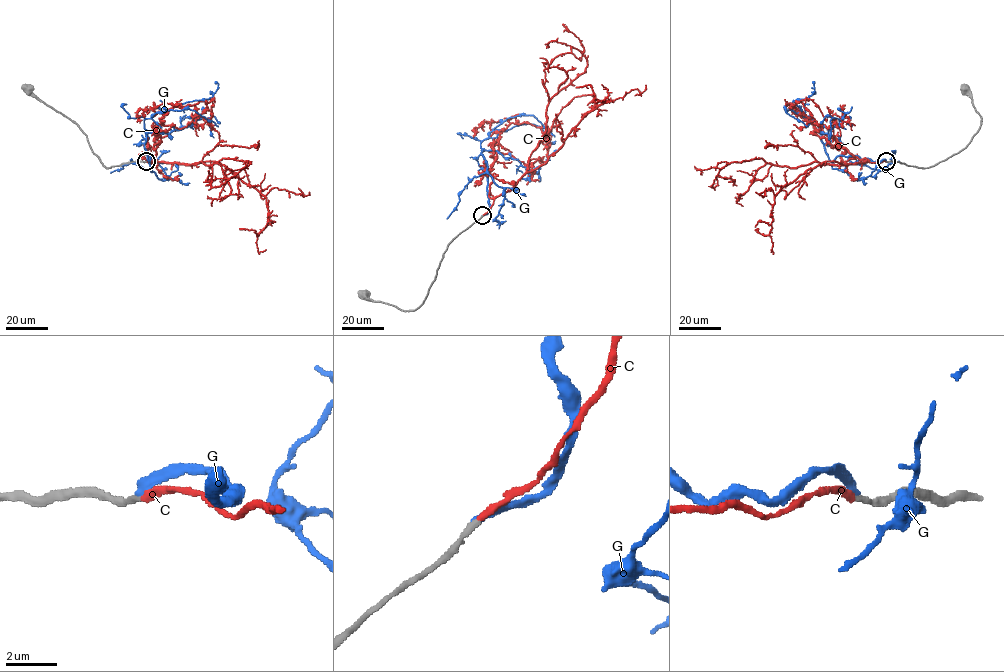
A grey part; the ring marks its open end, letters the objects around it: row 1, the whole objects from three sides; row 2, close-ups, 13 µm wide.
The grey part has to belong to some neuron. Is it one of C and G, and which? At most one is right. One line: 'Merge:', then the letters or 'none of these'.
Merge: C

